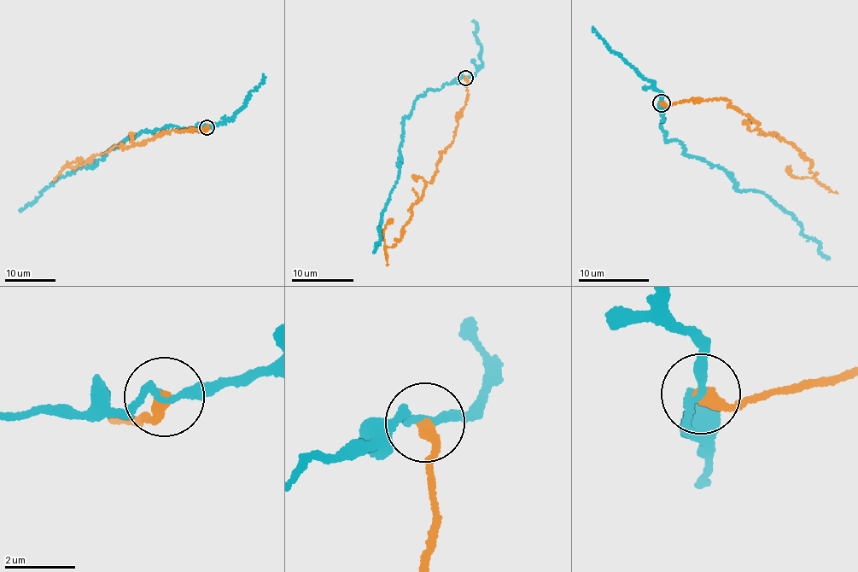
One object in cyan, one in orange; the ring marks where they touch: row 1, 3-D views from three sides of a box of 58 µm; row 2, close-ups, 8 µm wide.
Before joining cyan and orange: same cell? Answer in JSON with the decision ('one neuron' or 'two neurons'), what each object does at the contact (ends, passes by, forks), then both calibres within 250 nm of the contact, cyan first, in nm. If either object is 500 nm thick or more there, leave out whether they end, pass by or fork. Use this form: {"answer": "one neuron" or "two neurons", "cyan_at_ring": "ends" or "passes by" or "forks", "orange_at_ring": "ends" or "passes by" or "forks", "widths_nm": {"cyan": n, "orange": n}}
{"answer": "two neurons", "cyan_at_ring": "passes by", "orange_at_ring": "ends", "widths_nm": {"cyan": 200, "orange": 360}}

